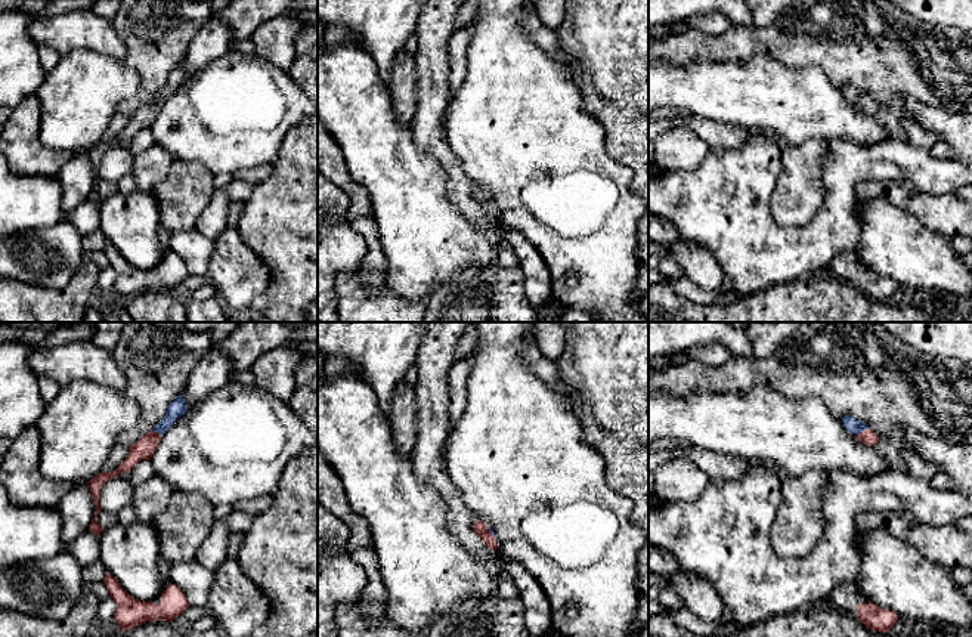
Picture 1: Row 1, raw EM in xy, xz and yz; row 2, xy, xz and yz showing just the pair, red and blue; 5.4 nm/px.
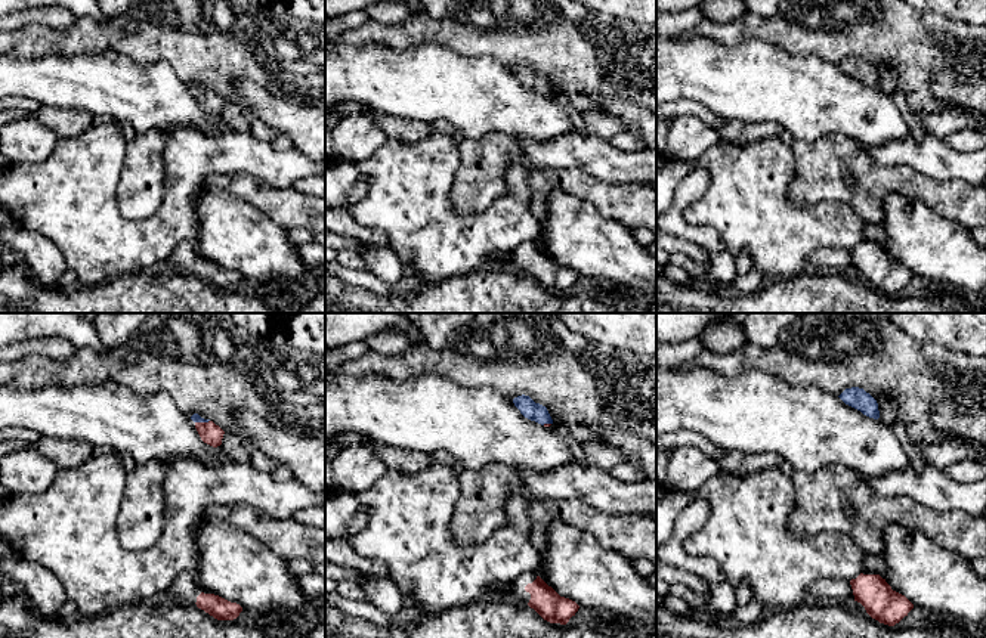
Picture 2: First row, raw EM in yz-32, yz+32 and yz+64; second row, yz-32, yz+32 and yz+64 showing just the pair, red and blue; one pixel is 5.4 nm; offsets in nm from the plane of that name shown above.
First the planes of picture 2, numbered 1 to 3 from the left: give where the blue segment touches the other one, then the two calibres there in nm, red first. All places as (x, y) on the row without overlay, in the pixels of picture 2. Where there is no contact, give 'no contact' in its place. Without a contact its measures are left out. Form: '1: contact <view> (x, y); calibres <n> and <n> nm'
1: contact yz-32 (201, 92); calibres 120 and 50 nm
2: contact yz+32 (546, 93); calibres 20 and 100 nm
3: no contact

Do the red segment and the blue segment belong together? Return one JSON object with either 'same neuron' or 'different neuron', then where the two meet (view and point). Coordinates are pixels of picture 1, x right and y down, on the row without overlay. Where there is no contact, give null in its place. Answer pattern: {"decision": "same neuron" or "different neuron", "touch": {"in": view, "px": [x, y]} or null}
{"decision": "same neuron", "touch": {"in": "yz", "px": [863, 99]}}

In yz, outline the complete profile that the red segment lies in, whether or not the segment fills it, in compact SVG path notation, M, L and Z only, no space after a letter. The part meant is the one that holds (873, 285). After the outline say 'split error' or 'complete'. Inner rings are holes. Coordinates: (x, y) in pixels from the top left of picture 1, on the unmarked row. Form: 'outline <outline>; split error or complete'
outline M855 251L835 256L826 266L824 273L851 284L860 288L867 297L880 302L888 302L898 290L898 284L894 279L883 278L863 268Z; split error

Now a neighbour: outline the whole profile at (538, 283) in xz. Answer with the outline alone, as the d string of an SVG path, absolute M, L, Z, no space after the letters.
M499 225L499 228L505 231L505 239L513 247L526 276L527 300L541 313L552 297L550 270L539 251L523 234L504 225Z

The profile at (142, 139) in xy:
M142 129L130 139L129 149L136 157L145 152L152 143L155 143L155 139L151 129Z

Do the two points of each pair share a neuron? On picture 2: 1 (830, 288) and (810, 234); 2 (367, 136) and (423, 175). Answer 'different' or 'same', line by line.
1: different
2: different

